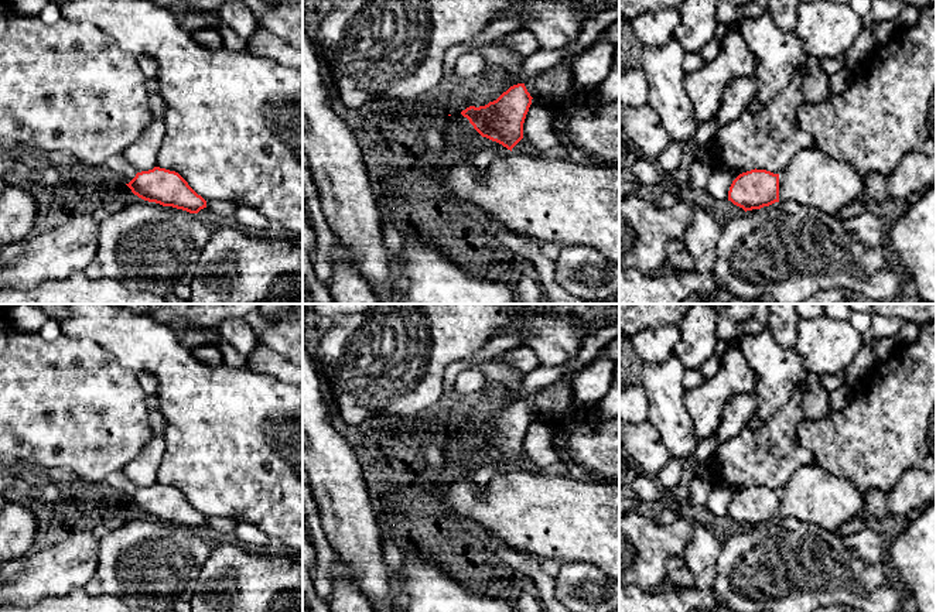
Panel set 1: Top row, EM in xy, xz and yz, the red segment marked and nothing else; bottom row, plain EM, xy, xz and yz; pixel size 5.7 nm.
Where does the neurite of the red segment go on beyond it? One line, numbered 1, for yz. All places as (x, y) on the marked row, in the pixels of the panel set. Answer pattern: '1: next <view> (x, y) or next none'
1: next none

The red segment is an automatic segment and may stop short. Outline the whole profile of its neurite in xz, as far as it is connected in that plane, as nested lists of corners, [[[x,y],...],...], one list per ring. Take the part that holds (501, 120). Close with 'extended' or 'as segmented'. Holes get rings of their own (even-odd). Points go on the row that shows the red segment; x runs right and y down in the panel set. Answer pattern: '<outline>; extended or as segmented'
[[[554,66],[532,76],[526,83],[517,83],[503,92],[496,100],[485,106],[469,106],[461,112],[469,120],[474,129],[492,141],[496,141],[512,151],[523,139],[523,123],[533,98],[558,98],[566,93],[571,83],[571,72],[561,66]]]; extended

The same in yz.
[[[756,168],[739,174],[730,187],[728,201],[745,212],[779,202],[779,174]]]; as segmented

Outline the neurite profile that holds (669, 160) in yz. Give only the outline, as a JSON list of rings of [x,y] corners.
[[[670,140],[665,151],[656,158],[657,164],[666,171],[673,172],[681,163],[684,146]]]

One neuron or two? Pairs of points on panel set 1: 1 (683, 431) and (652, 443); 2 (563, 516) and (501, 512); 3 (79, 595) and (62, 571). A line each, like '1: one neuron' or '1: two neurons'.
1: two neurons
2: one neuron
3: two neurons

